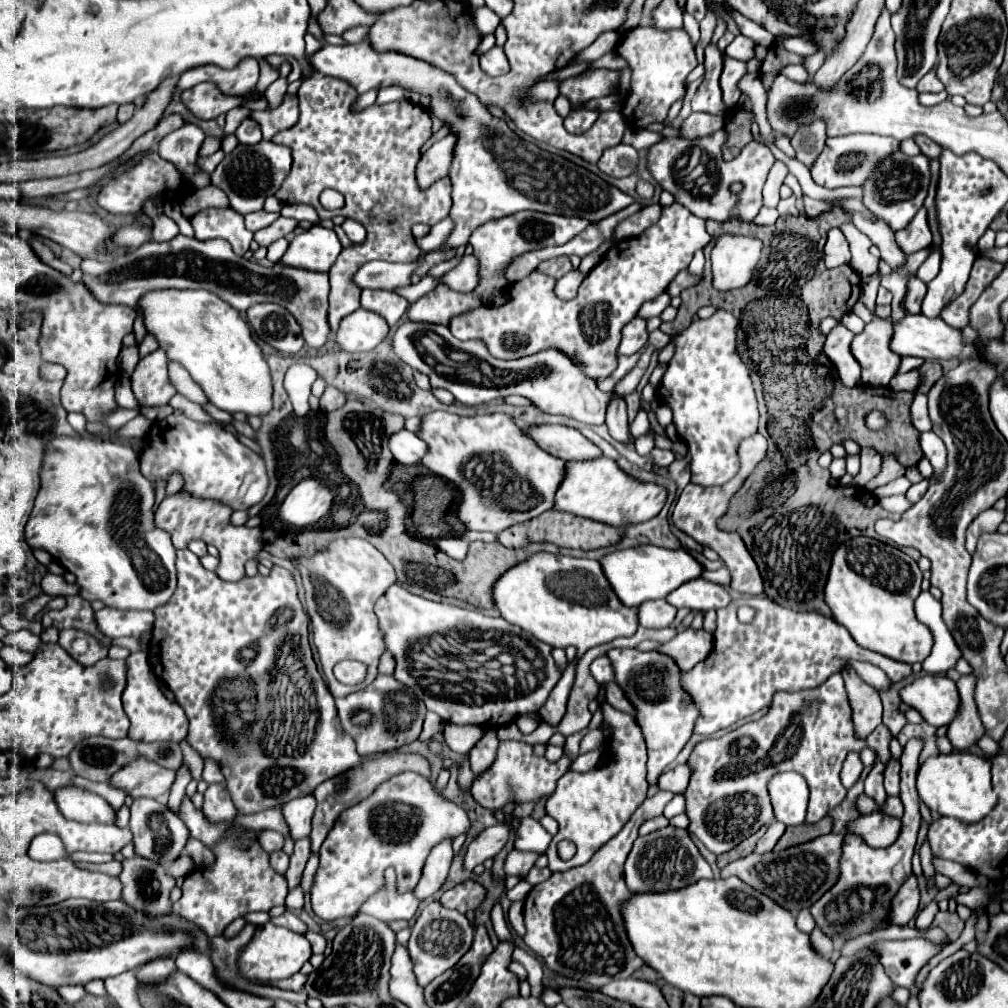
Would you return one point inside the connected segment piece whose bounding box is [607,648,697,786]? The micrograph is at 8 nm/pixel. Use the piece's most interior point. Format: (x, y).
(651, 680)

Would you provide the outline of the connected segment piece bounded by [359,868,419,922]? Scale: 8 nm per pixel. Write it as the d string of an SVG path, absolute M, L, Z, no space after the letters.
M387 868L385 870L385 884L371 896L367 898L359 912L375 916L377 920L411 920L413 914L417 912L419 900L415 898L413 892L399 892L397 890L397 876L395 870Z

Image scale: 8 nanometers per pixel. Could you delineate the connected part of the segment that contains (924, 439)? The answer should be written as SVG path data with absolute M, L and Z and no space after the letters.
M923 432L921 434L921 450L923 450L925 458L931 460L933 468L935 468L935 482L939 482L947 468L947 448L945 448L943 440L933 432Z

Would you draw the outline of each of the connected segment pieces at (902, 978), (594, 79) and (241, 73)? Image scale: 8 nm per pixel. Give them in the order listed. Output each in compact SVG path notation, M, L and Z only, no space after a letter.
M911 938L911 940L893 940L893 942L875 942L871 944L881 954L881 962L887 970L887 976L895 986L903 986L917 996L917 974L923 966L937 956L945 944L937 944L929 938Z
M601 68L601 70L591 70L581 76L563 80L559 90L571 100L573 108L579 108L585 100L611 94L617 84L619 84L619 72Z
M243 58L235 68L223 70L219 66L199 66L195 70L187 70L179 78L177 88L187 90L191 86L197 86L201 82L213 82L217 84L225 94L247 94L255 88L259 80L259 60L257 58Z

